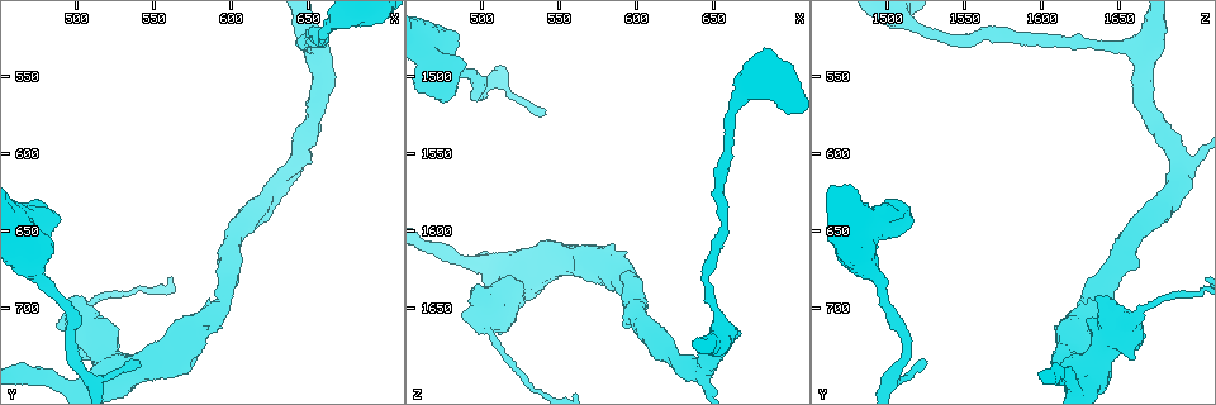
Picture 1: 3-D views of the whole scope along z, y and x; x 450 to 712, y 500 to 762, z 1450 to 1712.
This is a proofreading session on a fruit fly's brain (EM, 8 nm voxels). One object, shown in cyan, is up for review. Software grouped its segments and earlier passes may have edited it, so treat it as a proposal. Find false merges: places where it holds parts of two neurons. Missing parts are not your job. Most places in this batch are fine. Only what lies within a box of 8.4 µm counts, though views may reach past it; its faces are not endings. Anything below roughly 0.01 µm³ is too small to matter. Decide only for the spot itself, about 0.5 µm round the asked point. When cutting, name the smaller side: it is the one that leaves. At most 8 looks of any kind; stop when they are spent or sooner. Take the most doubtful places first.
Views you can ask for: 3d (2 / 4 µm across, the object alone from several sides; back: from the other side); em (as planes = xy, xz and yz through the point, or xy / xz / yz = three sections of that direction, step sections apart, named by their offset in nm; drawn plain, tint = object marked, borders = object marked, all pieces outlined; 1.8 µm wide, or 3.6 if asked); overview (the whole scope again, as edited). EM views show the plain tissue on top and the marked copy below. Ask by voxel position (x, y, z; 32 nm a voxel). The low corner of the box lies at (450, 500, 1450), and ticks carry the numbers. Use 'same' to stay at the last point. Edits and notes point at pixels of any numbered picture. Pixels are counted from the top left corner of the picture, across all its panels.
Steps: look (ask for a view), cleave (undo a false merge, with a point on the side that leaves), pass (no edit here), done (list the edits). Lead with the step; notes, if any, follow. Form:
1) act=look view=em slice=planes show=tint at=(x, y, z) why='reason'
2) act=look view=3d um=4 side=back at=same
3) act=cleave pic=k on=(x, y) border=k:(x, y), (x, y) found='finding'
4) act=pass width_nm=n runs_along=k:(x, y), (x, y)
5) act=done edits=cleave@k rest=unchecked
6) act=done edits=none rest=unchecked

act=look view=3d um=4 at=(508, 746, 1504) why='abrupt turn'

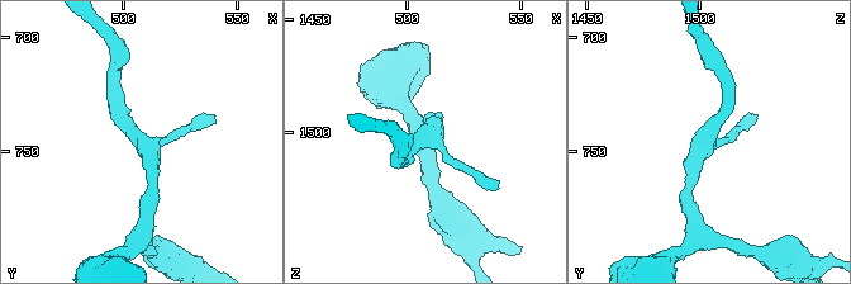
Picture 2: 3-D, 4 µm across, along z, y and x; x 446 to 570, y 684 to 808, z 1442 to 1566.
act=look view=em slice=planes show=tint at=(510, 747, 1504) why='need the tissue'

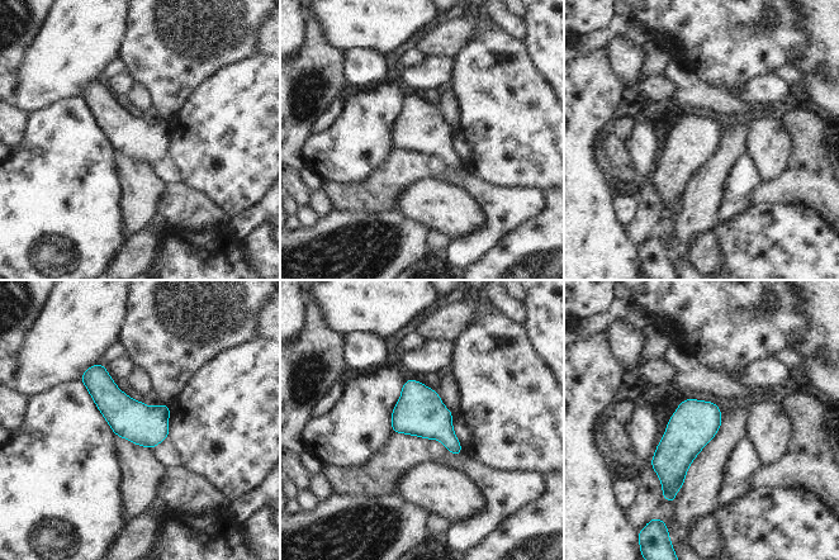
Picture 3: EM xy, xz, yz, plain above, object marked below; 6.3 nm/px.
act=pass found='continuous, no second neuron'

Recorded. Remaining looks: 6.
act=look view=em slice=xz step=16 show=tint at=(656, 532, 1666)

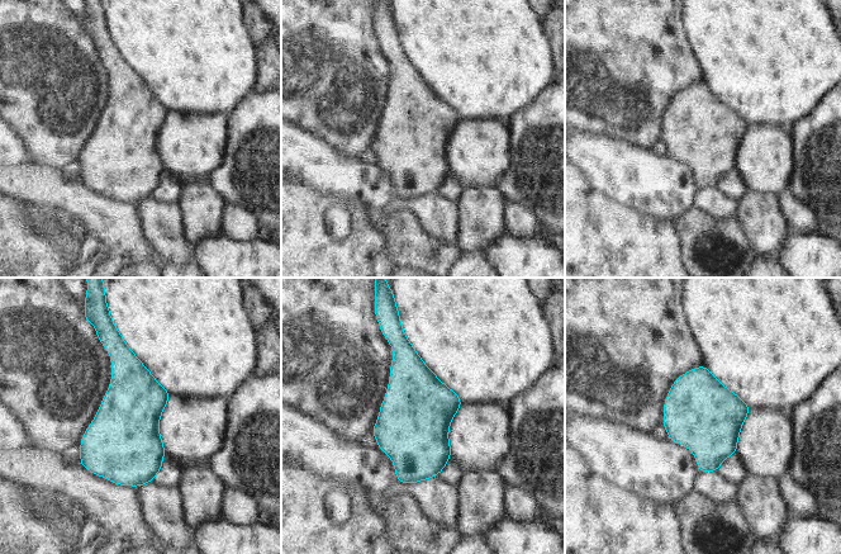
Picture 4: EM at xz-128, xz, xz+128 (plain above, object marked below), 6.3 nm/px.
act=look view=em slice=planes show=tint at=same

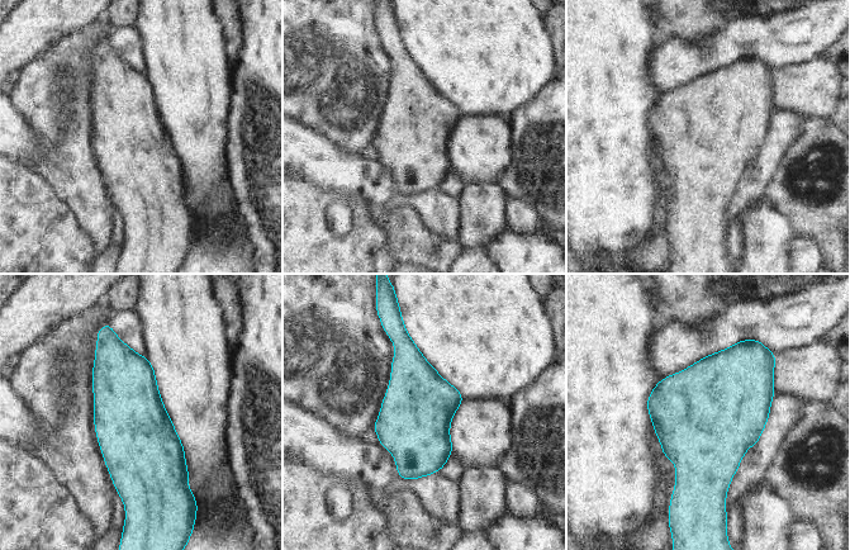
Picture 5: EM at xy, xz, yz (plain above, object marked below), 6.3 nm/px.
act=pass width_nm=460 found='continuous, no second neuron'

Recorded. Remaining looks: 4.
act=look view=3d um=4 side=back at=(638, 608, 1688) why='arms part here'

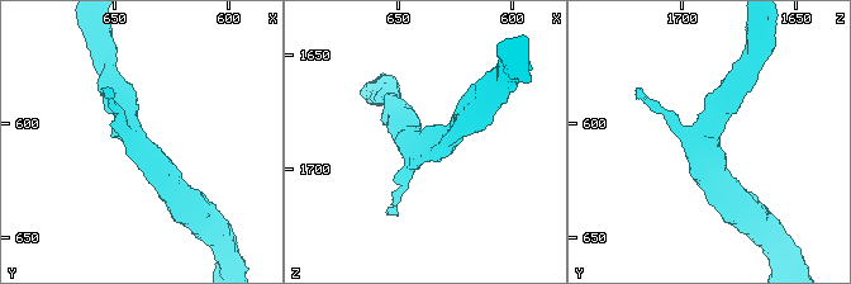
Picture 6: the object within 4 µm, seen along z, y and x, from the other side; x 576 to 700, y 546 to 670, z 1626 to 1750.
act=look view=em slice=xy step=16 show=borders at=(638, 609, 1689) arms=3 arm_widths_nm=220,320,380 why='need the tissue'

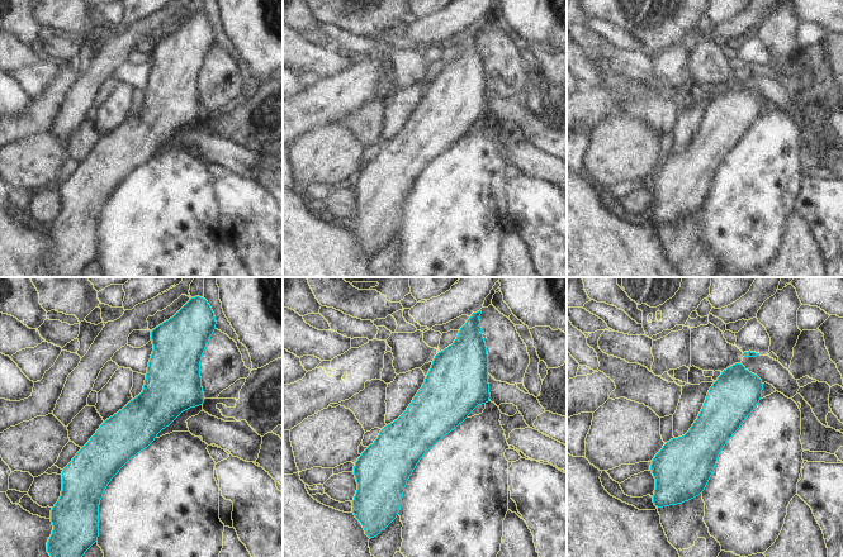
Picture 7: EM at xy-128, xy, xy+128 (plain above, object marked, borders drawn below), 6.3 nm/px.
act=look view=em slice=planes show=borders at=same why='cut it another way'

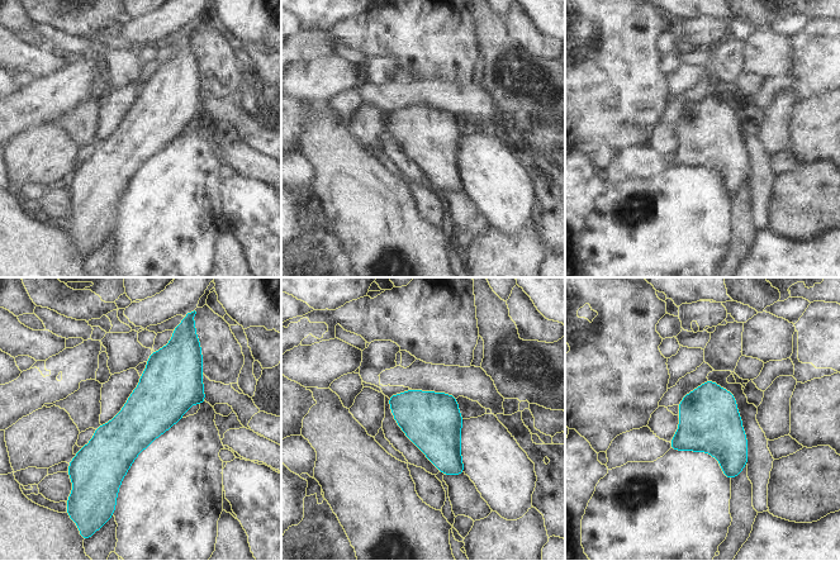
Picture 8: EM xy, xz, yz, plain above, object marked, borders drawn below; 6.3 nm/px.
act=pass runs_along=8:(169, 350), (113, 490) found='continuous, no second neuron'

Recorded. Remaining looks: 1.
act=done edits=none rest=unchecked

